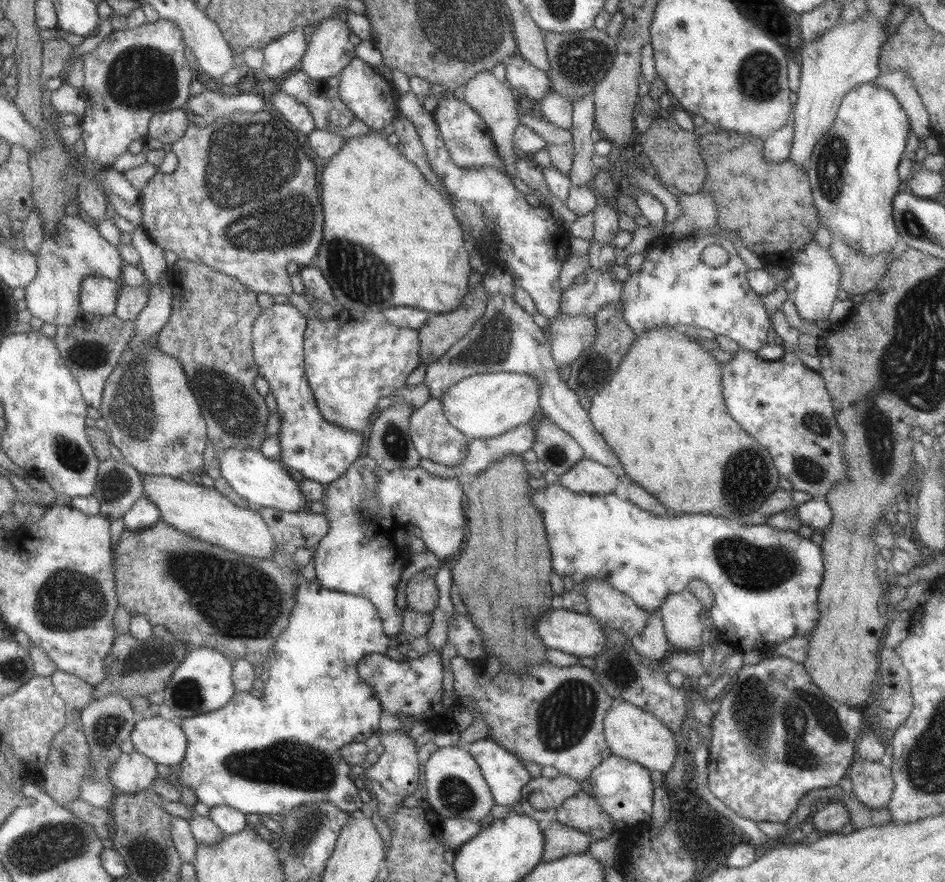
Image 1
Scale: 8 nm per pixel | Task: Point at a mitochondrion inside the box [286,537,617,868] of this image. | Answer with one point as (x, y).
(566, 716)

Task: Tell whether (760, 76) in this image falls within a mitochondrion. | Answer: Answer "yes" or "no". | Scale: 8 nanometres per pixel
yes

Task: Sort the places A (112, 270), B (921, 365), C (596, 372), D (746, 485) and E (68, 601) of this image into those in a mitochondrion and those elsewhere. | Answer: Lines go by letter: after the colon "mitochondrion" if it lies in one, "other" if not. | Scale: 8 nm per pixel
A: other
B: mitochondrion
C: mitochondrion
D: mitochondrion
E: mitochondrion

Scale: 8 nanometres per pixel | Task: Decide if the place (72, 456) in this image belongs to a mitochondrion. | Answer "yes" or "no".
yes

